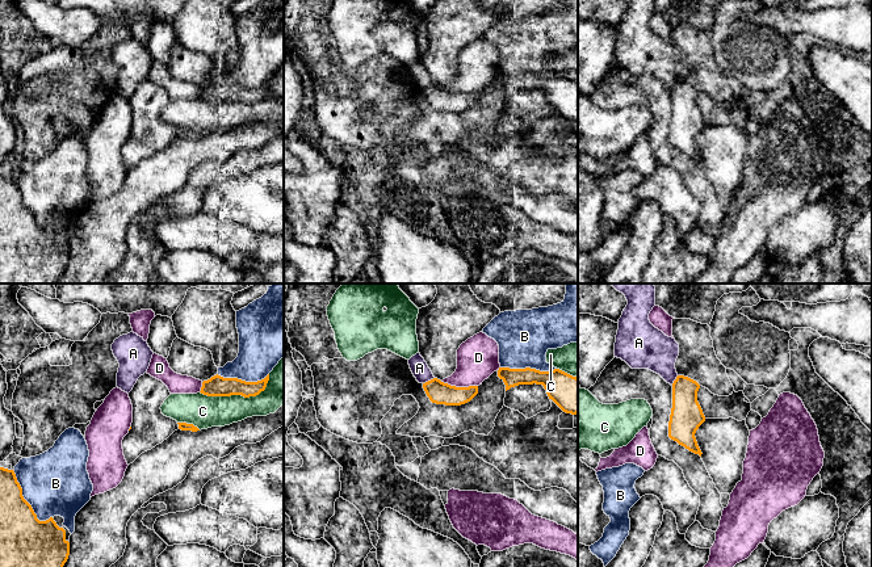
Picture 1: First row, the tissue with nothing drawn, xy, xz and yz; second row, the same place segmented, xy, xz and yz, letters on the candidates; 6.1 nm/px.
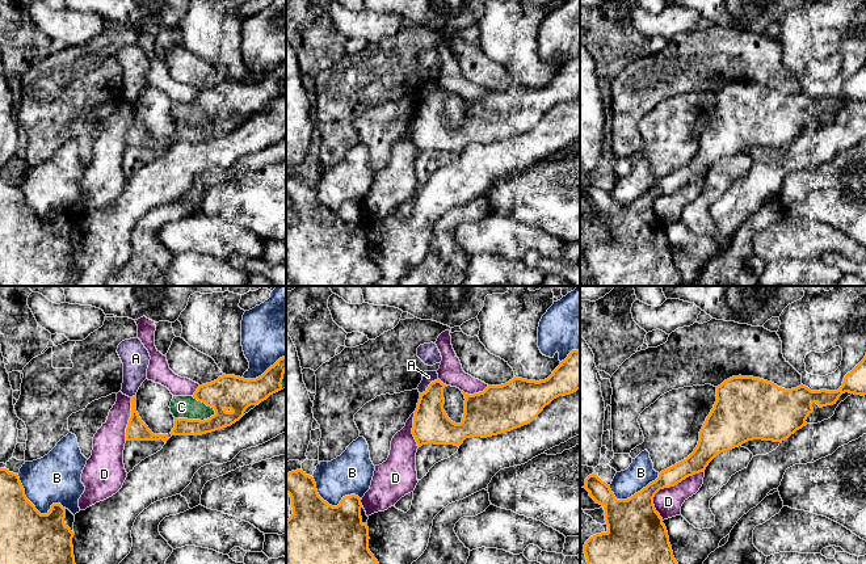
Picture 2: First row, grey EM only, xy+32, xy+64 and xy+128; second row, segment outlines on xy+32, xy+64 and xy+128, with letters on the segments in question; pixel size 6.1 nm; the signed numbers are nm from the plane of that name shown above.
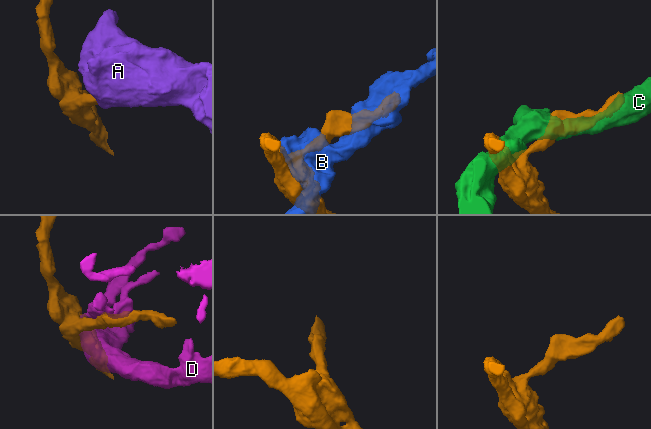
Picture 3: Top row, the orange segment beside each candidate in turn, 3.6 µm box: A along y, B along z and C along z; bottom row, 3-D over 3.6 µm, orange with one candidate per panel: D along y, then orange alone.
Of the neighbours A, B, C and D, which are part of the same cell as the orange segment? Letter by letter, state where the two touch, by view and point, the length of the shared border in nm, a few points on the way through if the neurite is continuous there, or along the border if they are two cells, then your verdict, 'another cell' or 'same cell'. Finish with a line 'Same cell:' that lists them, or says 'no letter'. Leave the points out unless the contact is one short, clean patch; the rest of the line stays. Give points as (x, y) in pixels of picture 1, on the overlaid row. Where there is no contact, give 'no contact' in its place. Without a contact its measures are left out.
A: contact xz (428, 381); length 80 nm; border xz (434, 377), (423, 383); another cell
B: contact xy (26, 502); length 380 nm; another cell
C: contact xy (239, 394); length 440 nm; another cell
D: contact xz (458, 387); length 240 nm; another cell
Same cell: no letter

